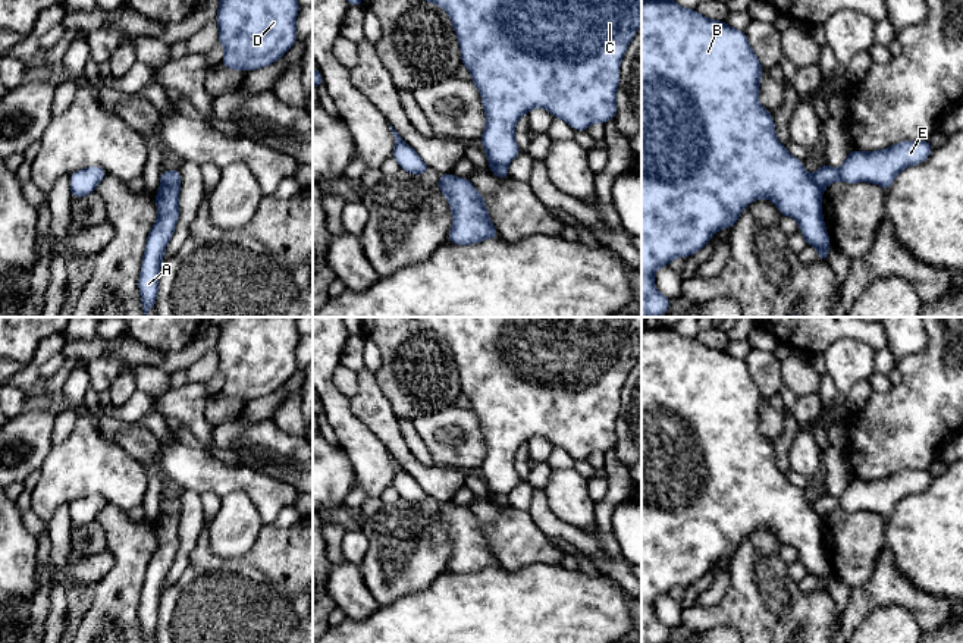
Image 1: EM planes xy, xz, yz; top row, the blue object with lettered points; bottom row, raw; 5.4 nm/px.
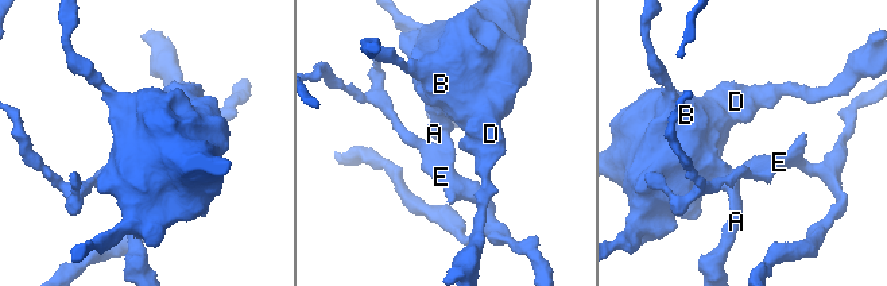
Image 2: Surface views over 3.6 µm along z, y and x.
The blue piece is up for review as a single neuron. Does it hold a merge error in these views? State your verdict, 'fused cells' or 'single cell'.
fused cells

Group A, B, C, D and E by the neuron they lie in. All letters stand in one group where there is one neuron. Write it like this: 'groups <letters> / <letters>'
groups A B C D / E

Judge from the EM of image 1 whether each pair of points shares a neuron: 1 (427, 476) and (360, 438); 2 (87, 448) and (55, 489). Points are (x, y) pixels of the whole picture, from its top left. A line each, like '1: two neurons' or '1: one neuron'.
1: two neurons
2: one neuron

